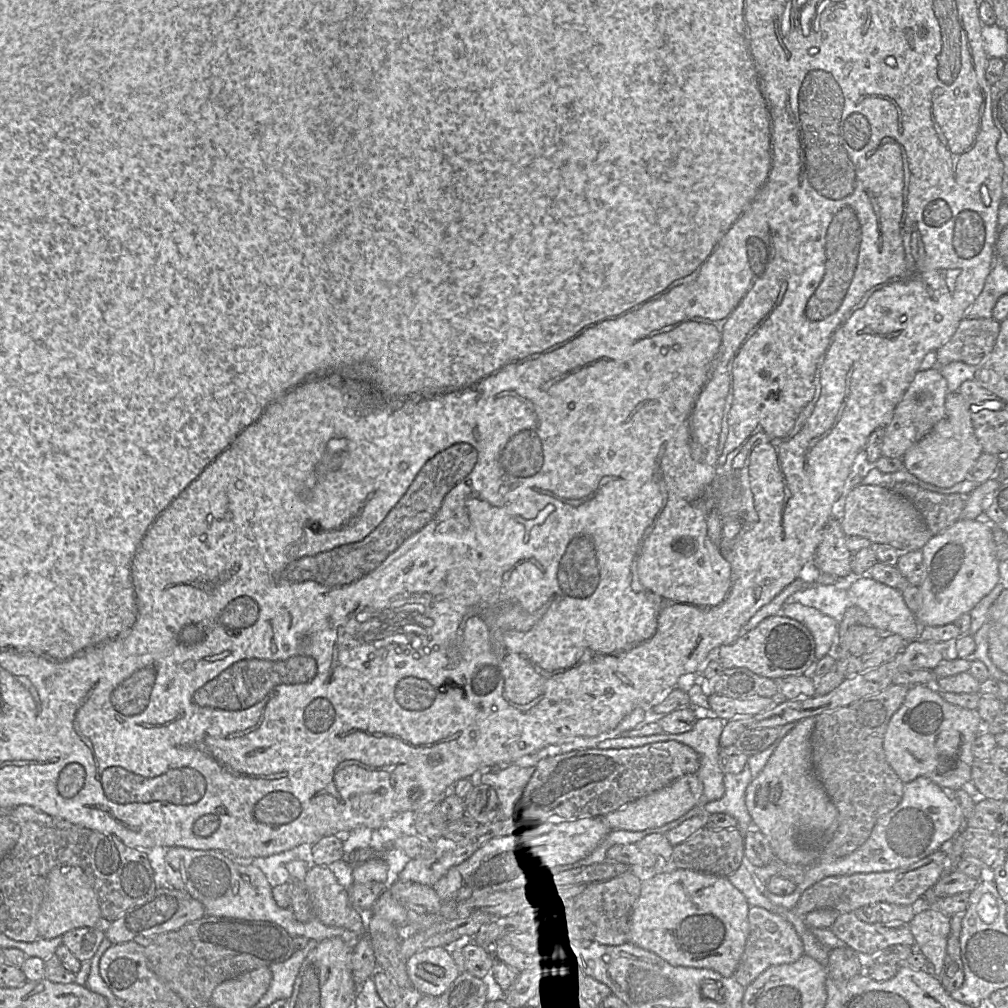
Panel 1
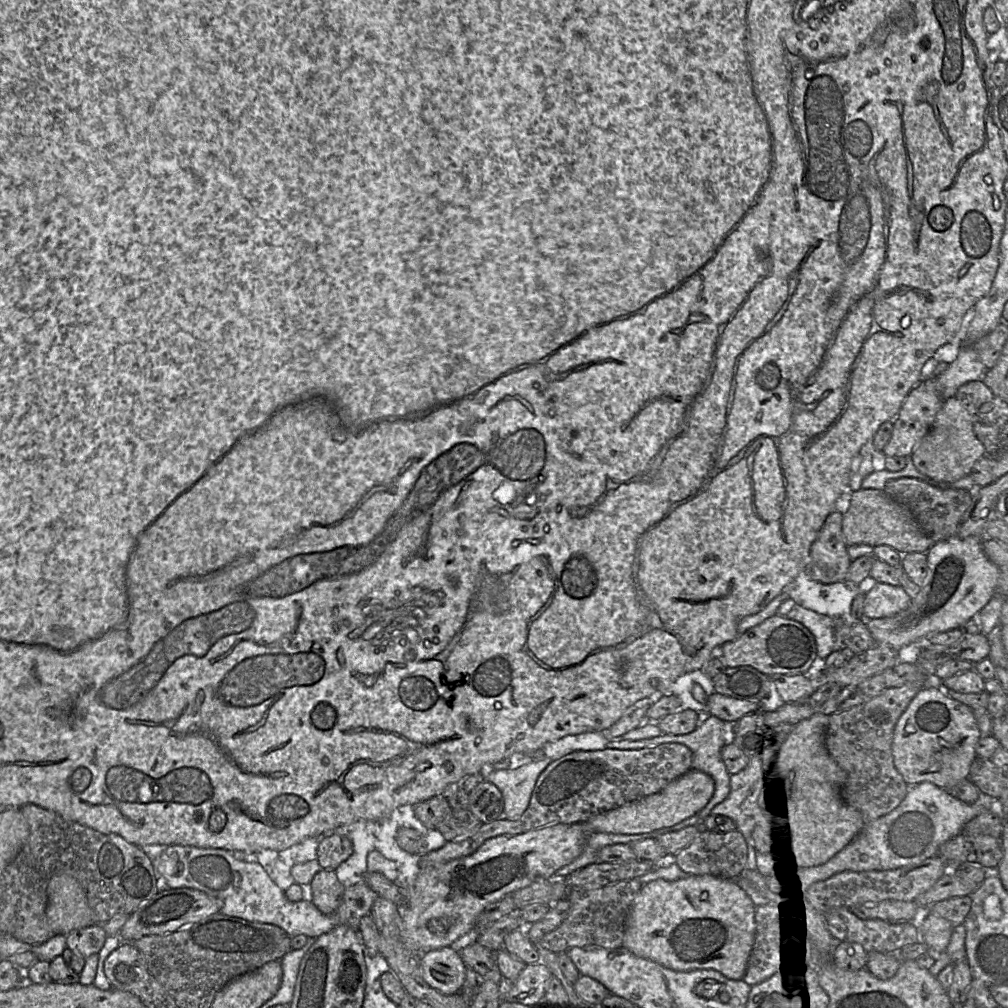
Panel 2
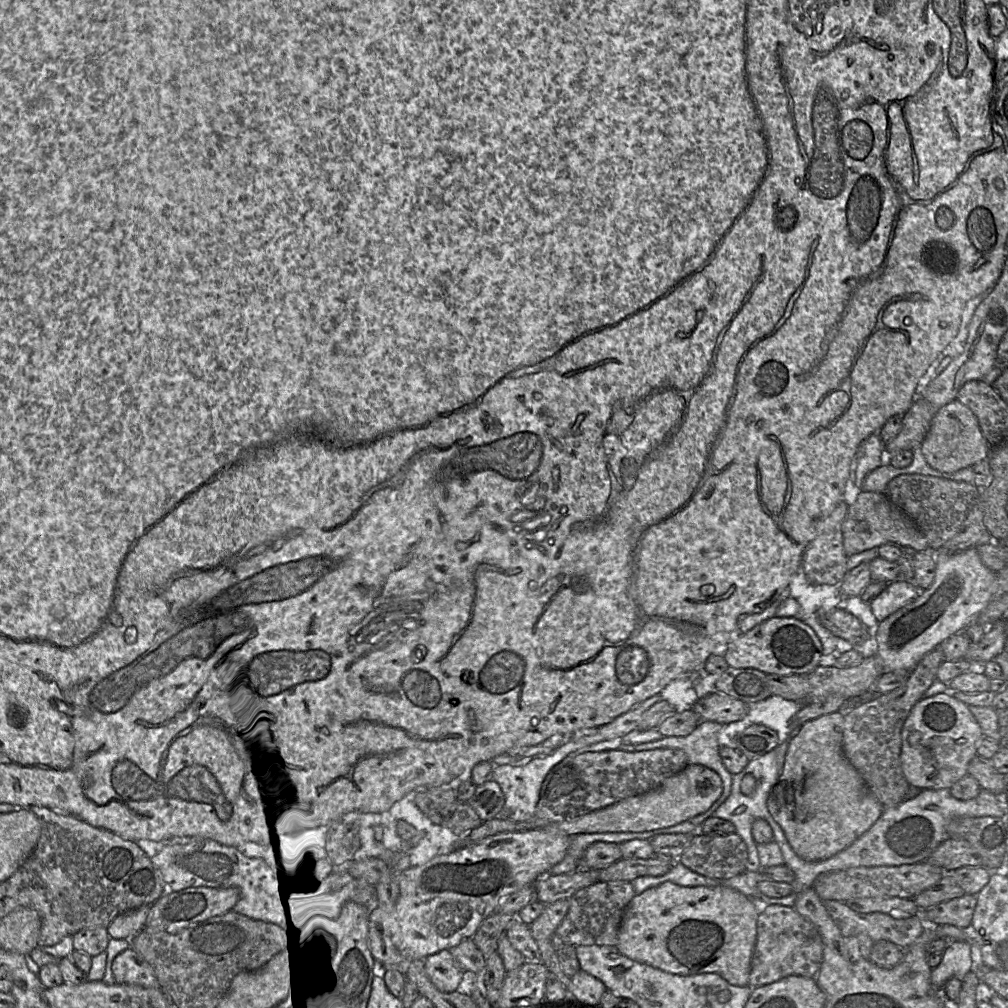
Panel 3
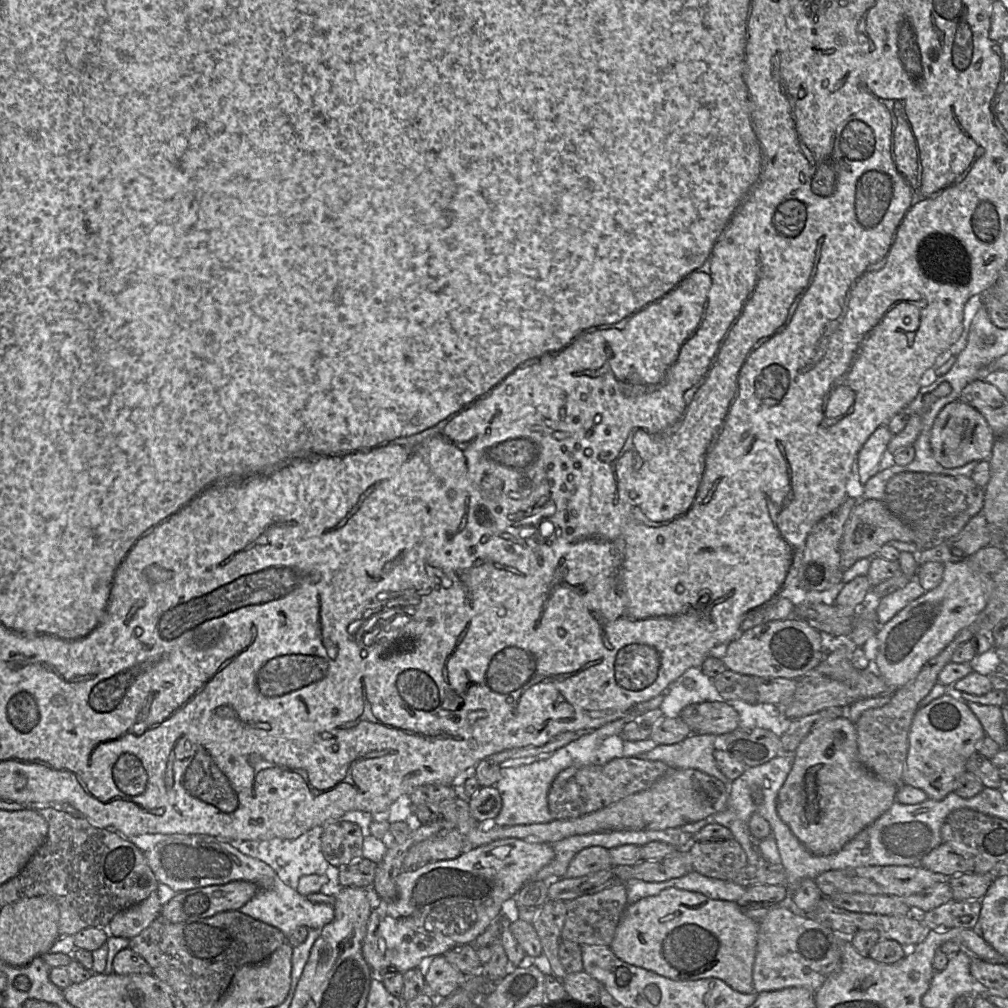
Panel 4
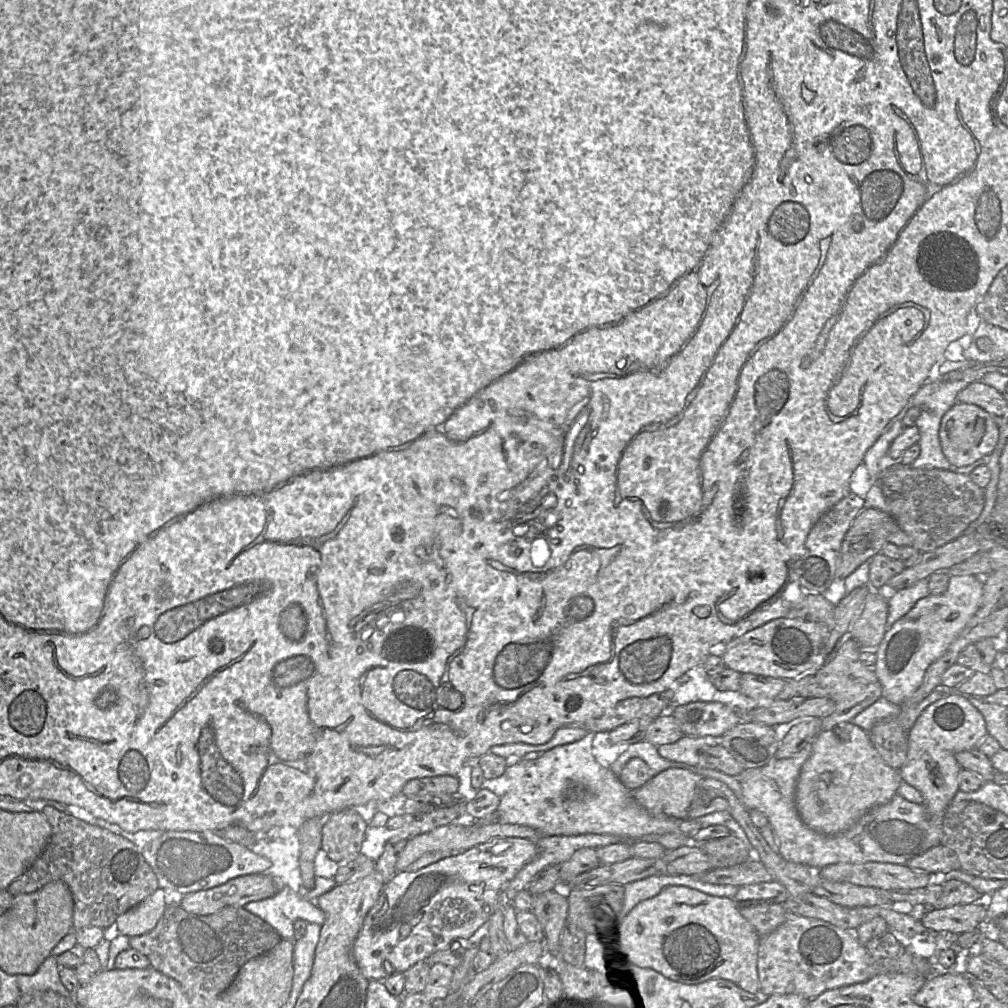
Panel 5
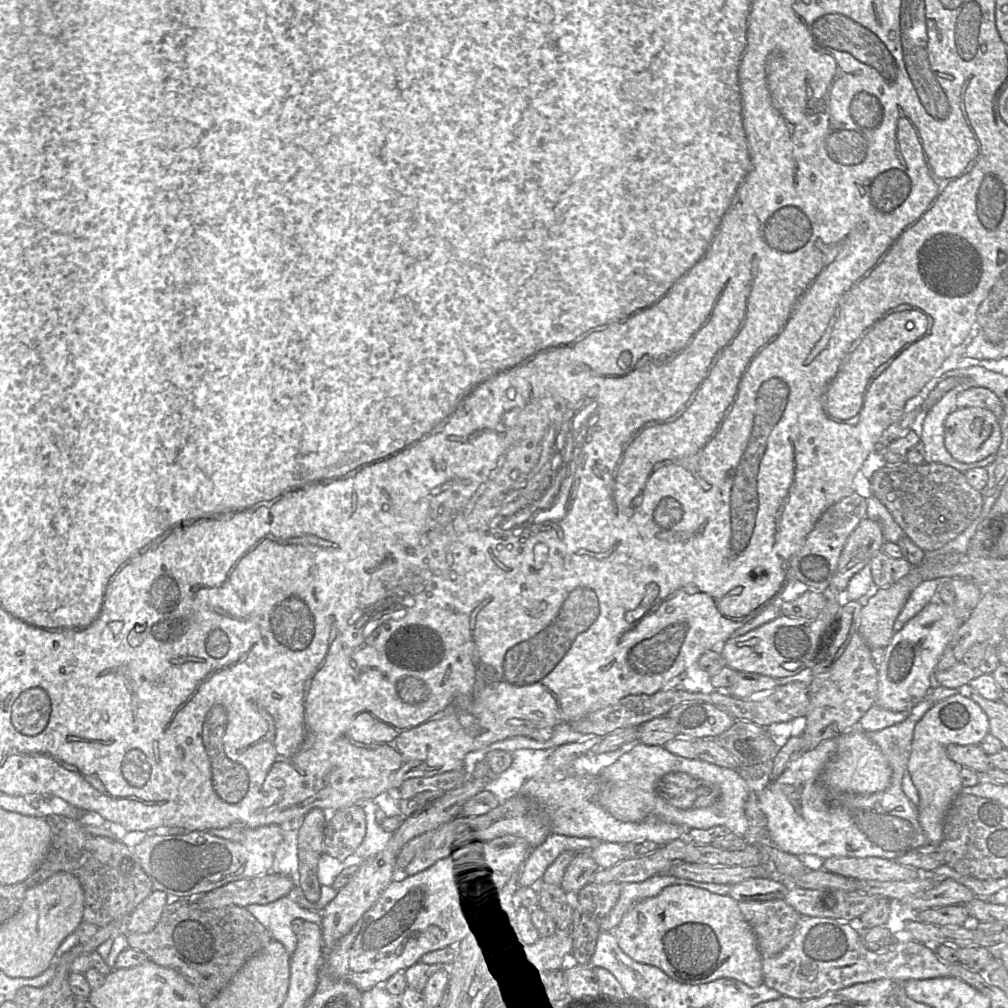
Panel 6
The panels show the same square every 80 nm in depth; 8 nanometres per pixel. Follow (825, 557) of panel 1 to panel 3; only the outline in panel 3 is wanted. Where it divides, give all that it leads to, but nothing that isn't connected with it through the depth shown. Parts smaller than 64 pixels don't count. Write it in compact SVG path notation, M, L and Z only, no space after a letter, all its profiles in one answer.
M840 503L825 519L814 526L813 539L807 546L801 569L814 585L840 586L847 573L842 524L849 505Z

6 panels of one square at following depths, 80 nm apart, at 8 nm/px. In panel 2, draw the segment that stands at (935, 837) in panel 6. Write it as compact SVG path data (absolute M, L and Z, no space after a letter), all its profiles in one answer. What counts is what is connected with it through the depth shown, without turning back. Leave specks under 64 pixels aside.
M922 688L900 716L894 729L894 765L906 784L930 782L950 789L969 778L970 767L981 738L973 710L938 688Z

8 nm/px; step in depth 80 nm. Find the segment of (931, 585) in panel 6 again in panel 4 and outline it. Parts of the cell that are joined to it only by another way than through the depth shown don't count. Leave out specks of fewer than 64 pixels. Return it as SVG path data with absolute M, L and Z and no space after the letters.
M912 578L904 588L896 590L895 592L881 598L876 608L880 628L910 602L922 596L925 592L926 591L918 580Z

